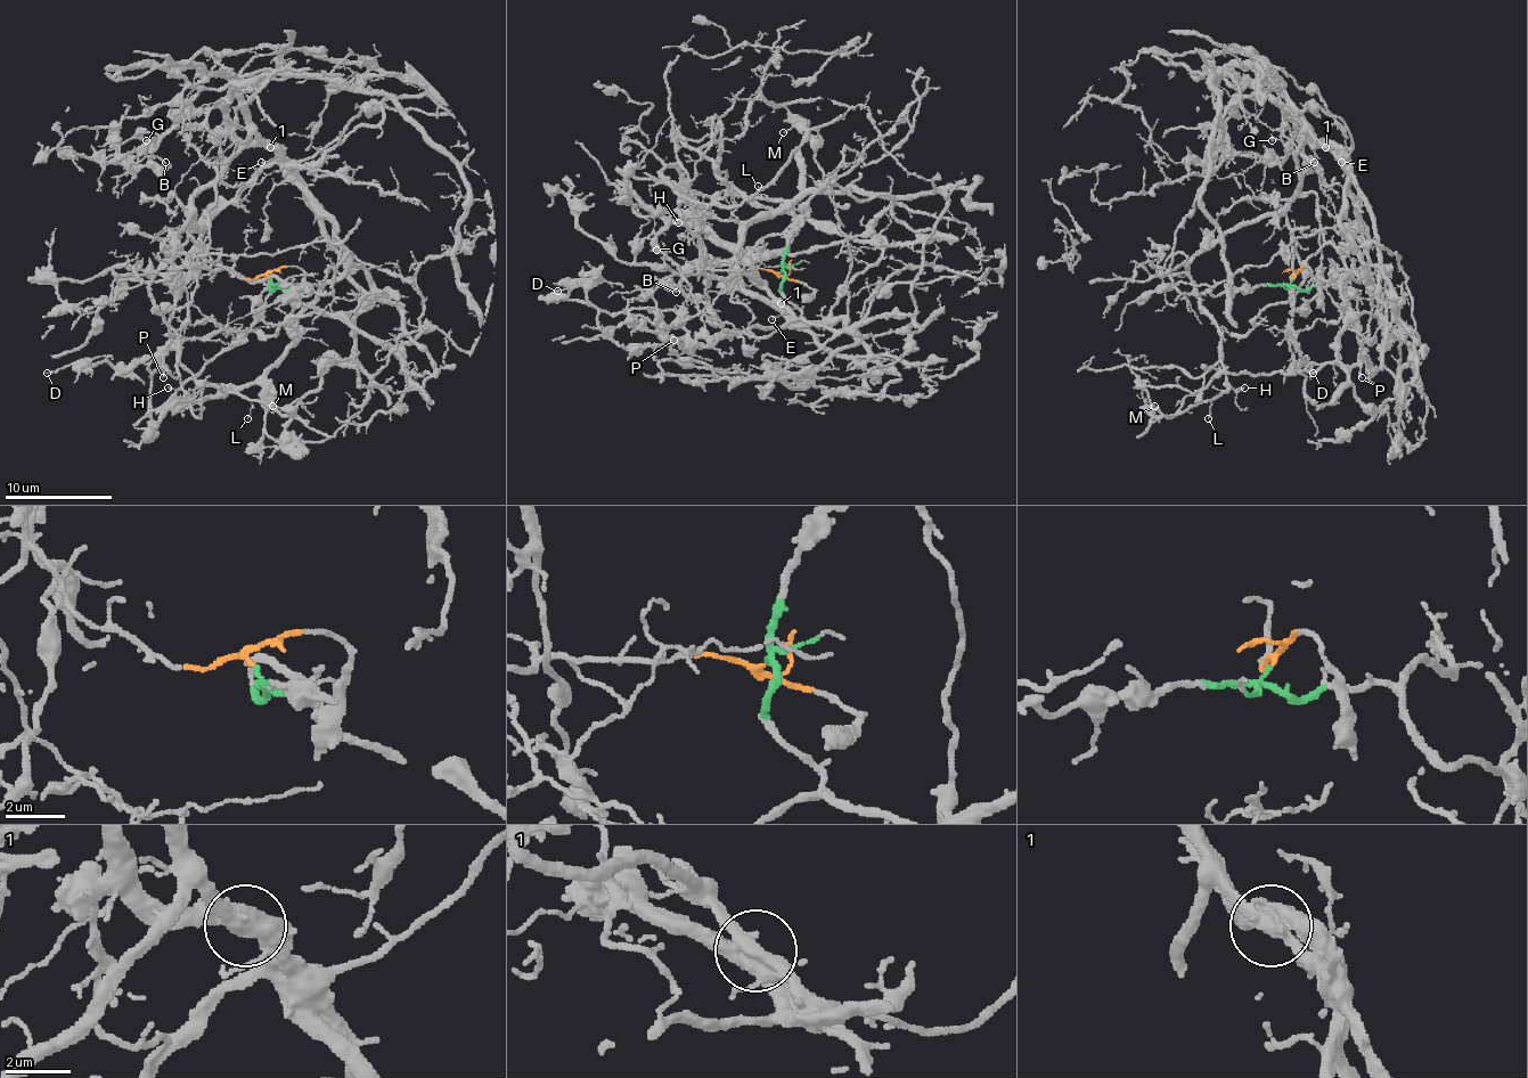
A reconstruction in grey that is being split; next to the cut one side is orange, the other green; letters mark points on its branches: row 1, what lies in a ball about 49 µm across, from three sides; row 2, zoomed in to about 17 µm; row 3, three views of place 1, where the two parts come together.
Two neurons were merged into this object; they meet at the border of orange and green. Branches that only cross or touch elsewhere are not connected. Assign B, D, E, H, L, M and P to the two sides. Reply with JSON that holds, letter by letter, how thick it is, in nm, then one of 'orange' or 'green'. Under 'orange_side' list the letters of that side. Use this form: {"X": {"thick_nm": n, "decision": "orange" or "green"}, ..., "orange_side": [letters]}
{"B": {"thick_nm": 120, "decision": "green"}, "D": {"thick_nm": 120, "decision": "green"}, "E": {"thick_nm": 110, "decision": "orange"}, "H": {"thick_nm": 130, "decision": "orange"}, "L": {"thick_nm": 80, "decision": "orange"}, "M": {"thick_nm": 100, "decision": "orange"}, "P": {"thick_nm": 150, "decision": "green"}, "orange_side": ["E", "H", "L", "M"]}

